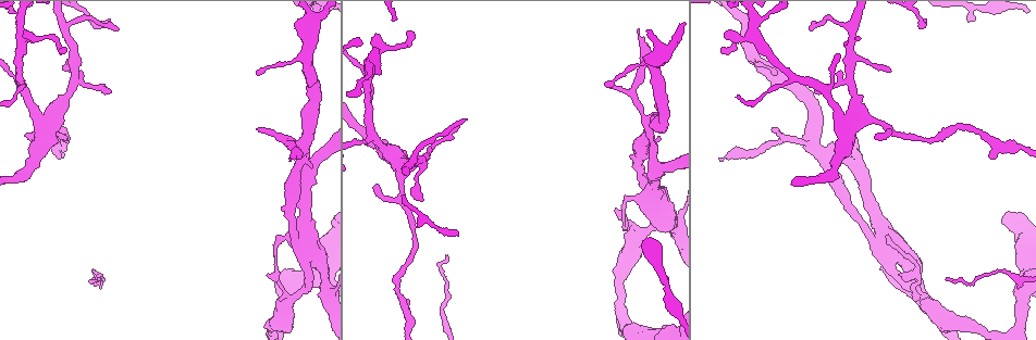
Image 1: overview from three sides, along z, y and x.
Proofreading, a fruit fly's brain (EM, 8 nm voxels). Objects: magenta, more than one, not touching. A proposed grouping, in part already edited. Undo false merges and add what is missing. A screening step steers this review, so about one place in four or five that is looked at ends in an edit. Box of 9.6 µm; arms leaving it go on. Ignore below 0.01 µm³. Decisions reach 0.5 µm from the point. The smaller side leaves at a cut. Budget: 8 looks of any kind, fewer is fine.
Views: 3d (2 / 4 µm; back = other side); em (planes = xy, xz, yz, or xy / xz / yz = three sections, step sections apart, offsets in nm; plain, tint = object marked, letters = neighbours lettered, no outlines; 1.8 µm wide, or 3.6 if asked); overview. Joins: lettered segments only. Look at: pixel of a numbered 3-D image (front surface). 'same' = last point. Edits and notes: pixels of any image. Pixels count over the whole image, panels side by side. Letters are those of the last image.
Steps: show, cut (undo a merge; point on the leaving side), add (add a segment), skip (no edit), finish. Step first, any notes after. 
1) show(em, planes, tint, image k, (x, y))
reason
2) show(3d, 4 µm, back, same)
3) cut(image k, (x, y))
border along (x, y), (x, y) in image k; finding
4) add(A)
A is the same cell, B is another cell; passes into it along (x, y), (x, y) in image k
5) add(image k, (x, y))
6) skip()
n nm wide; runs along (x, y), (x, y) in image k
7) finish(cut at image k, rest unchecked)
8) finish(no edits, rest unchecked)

show(3d, 4 µm, image 1, (20, 38))

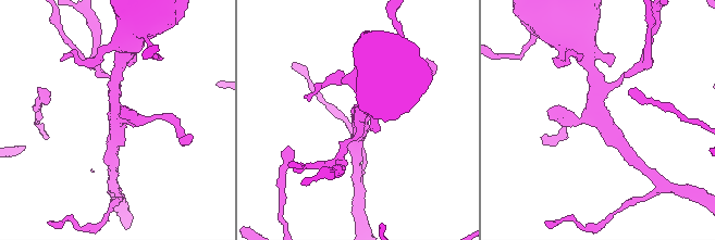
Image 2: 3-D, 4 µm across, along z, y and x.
show(em, yz, step 8, plain, image 2, (597, 116))

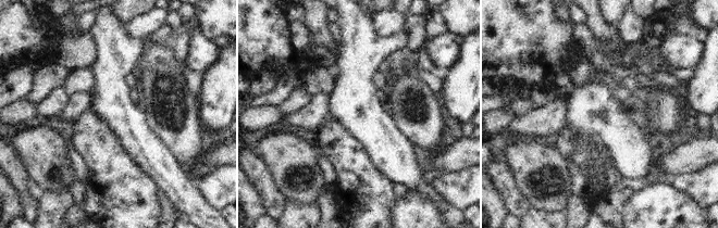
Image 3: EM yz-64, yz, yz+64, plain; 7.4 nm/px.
show(em, yz, step 8, letters, same)

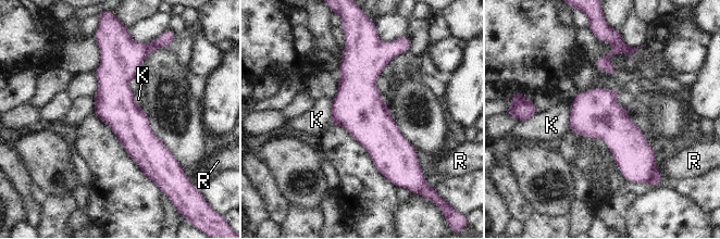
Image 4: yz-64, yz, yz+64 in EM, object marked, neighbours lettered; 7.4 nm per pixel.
skip()
K touches over 200 nm; K and R are other cells; runs along (357, 52), (358, 108), (389, 176) in image 4; continuous, no second cell

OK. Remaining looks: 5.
show(3d, 4 µm, image 1, (298, 242))
sharp bend

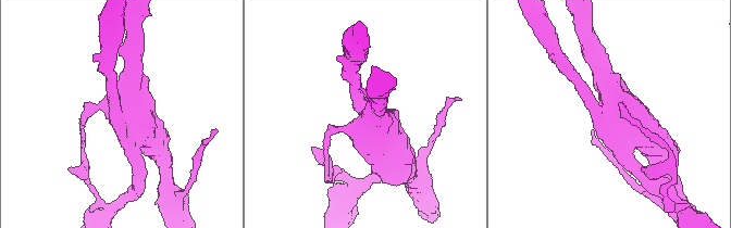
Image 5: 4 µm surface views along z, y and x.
show(em, xy, step 4, tint, image 5, (121, 113))
shape alone is not enough

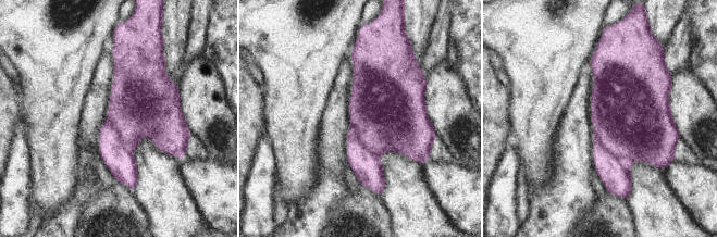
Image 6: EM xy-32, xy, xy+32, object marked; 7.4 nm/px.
show(em, planes, letters, same)

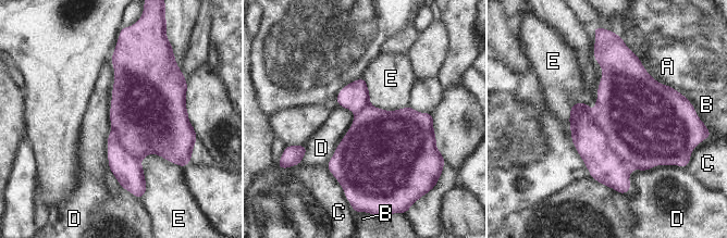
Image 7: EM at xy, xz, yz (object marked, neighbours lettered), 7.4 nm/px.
cut(image 7, (639, 128))
420 nm wide; A, B, C, D and E are other cells; border along (593, 110), (608, 143), (633, 167) in image 7; two cells meet here

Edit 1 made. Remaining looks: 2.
finish(cut at image 7, rest unchecked)

